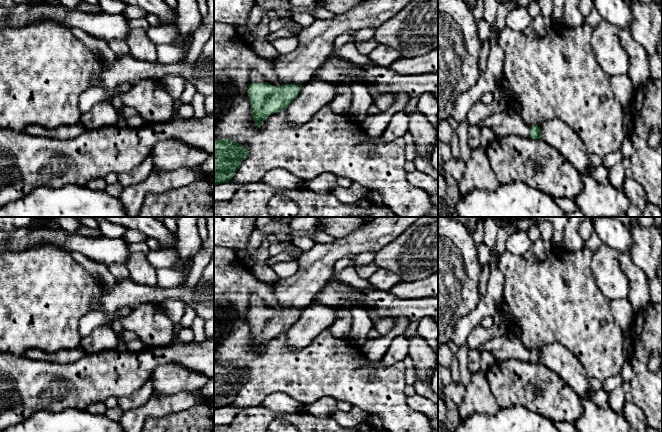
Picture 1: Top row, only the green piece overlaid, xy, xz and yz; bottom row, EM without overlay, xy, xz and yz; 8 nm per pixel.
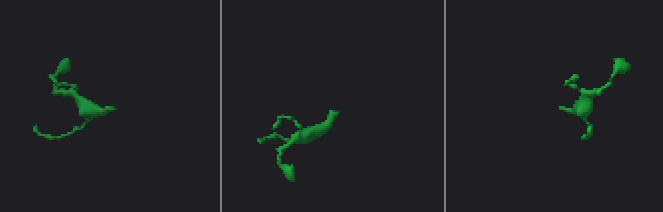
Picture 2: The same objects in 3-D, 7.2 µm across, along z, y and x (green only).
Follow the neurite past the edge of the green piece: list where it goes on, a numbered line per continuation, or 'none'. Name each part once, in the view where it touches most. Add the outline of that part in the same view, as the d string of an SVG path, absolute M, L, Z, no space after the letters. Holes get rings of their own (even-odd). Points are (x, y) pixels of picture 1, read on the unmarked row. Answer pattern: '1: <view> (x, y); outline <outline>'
1: xz (315, 265); outline M377 217L371 223L364 225L353 233L334 239L331 243L316 243L305 251L298 259L299 268L289 278L280 278L271 284L277 301L285 308L303 309L309 306L318 292L333 278L332 270L336 261L351 254L373 252L377 253L384 246L394 241L406 228L414 224L420 217Z

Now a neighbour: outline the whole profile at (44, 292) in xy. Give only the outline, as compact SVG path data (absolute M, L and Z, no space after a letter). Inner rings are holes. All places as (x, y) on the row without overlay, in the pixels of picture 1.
M44 246L0 253L0 353L23 357L30 349L51 354L78 347L79 321L93 311L103 292L101 284L64 249Z

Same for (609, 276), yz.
M603 245L593 254L591 271L601 292L608 300L628 298L630 285L620 266L619 252Z

